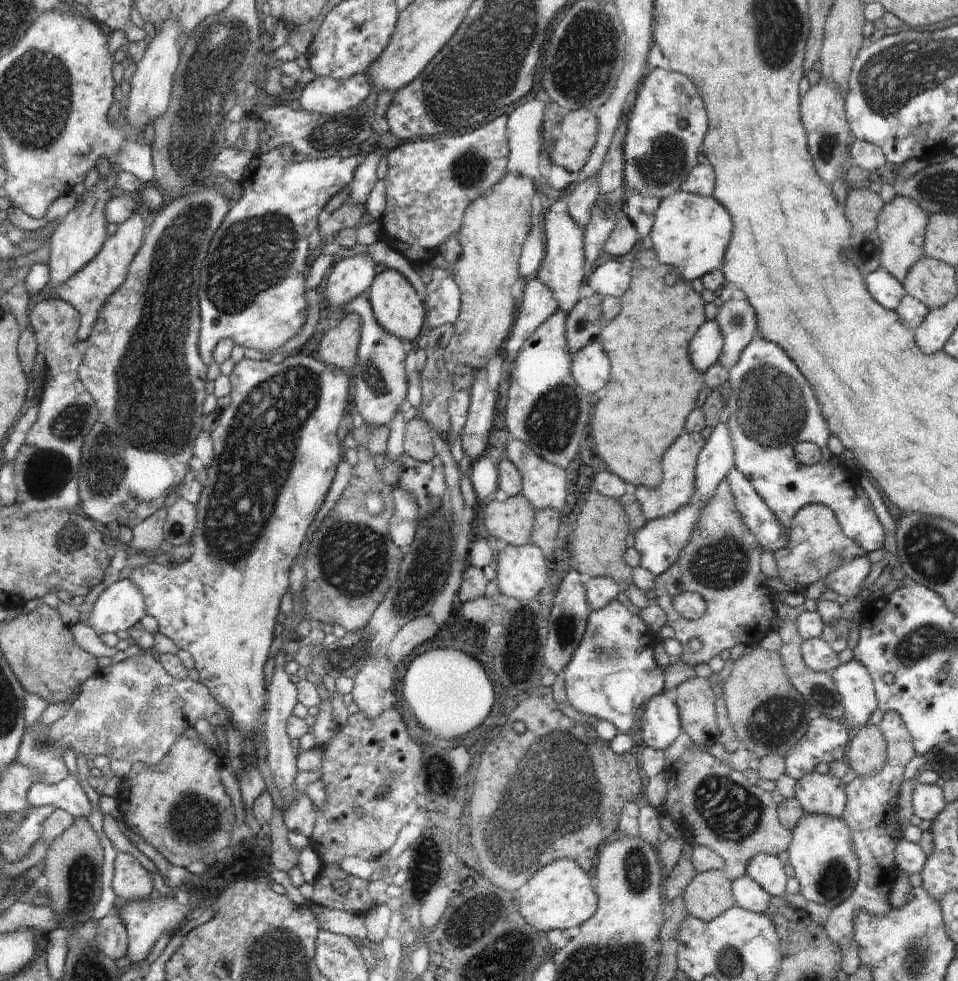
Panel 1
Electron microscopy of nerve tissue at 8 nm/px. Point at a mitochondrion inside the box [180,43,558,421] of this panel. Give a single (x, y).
(271, 240)

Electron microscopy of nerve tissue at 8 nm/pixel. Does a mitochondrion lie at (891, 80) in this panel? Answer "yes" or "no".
yes

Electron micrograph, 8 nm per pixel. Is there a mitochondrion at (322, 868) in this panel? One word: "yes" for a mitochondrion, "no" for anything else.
no

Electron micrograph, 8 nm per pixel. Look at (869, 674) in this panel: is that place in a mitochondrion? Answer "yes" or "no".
no

